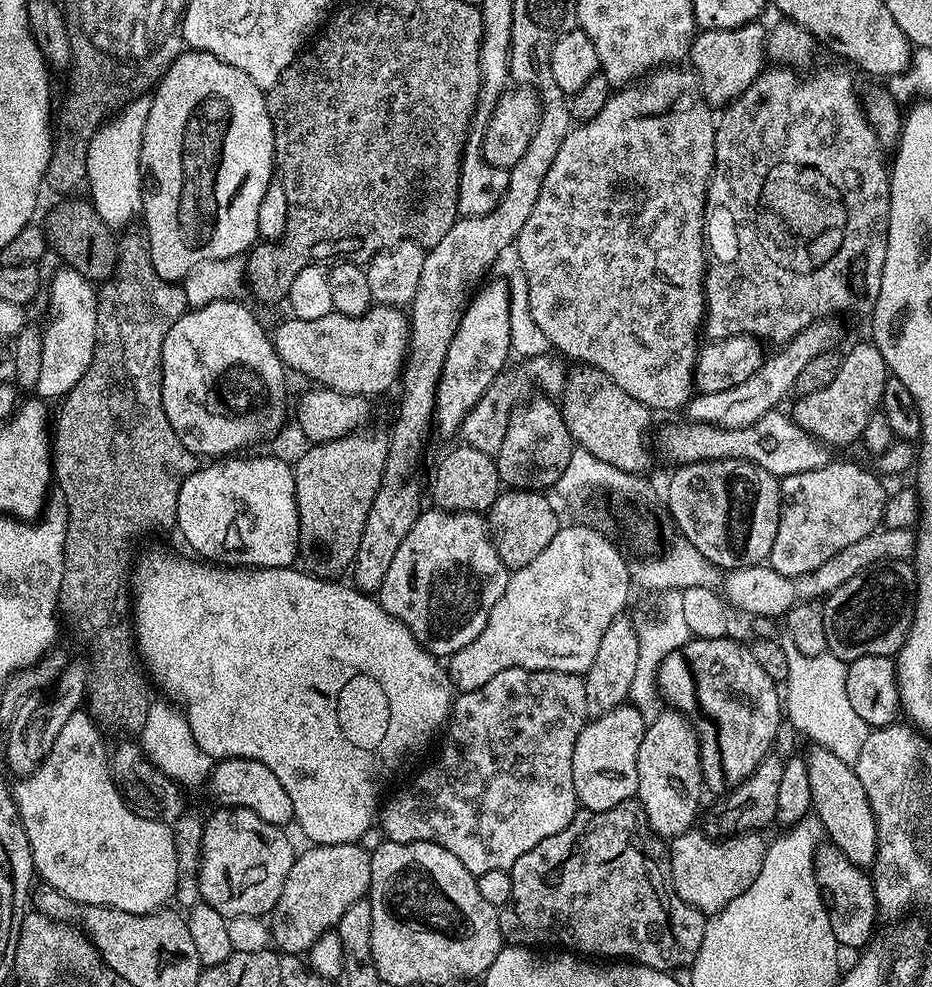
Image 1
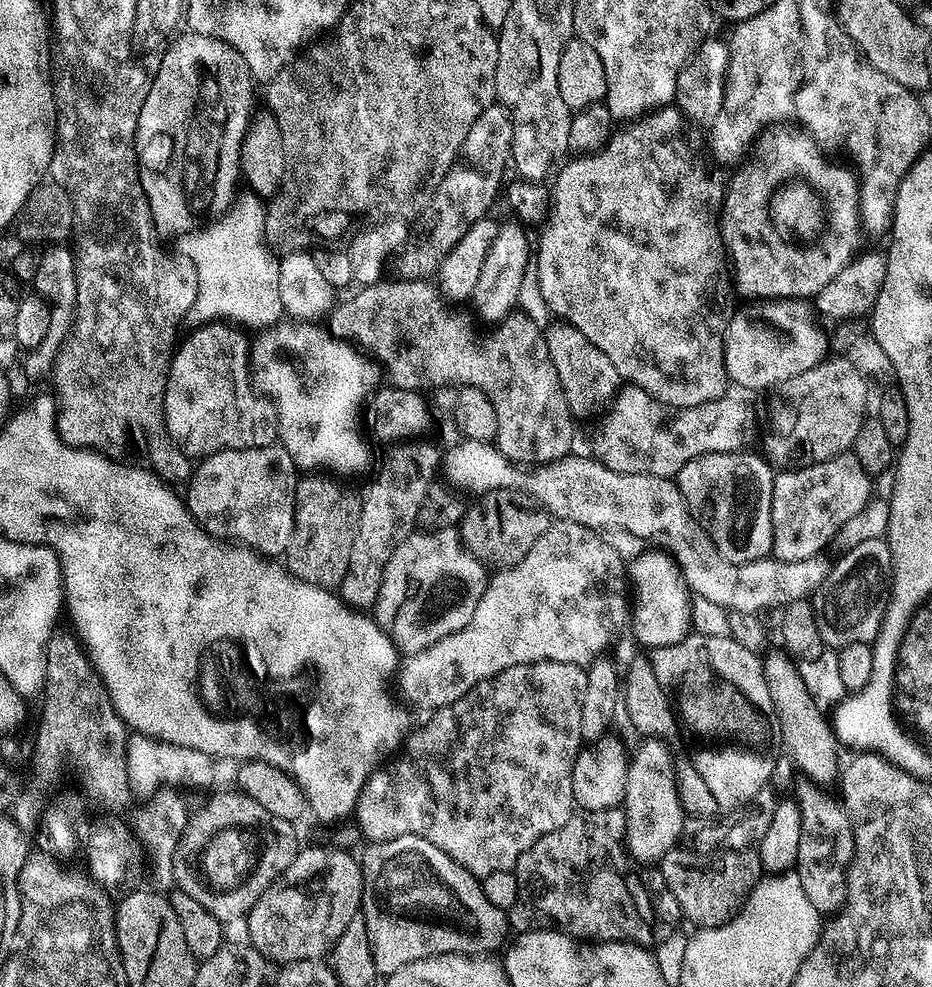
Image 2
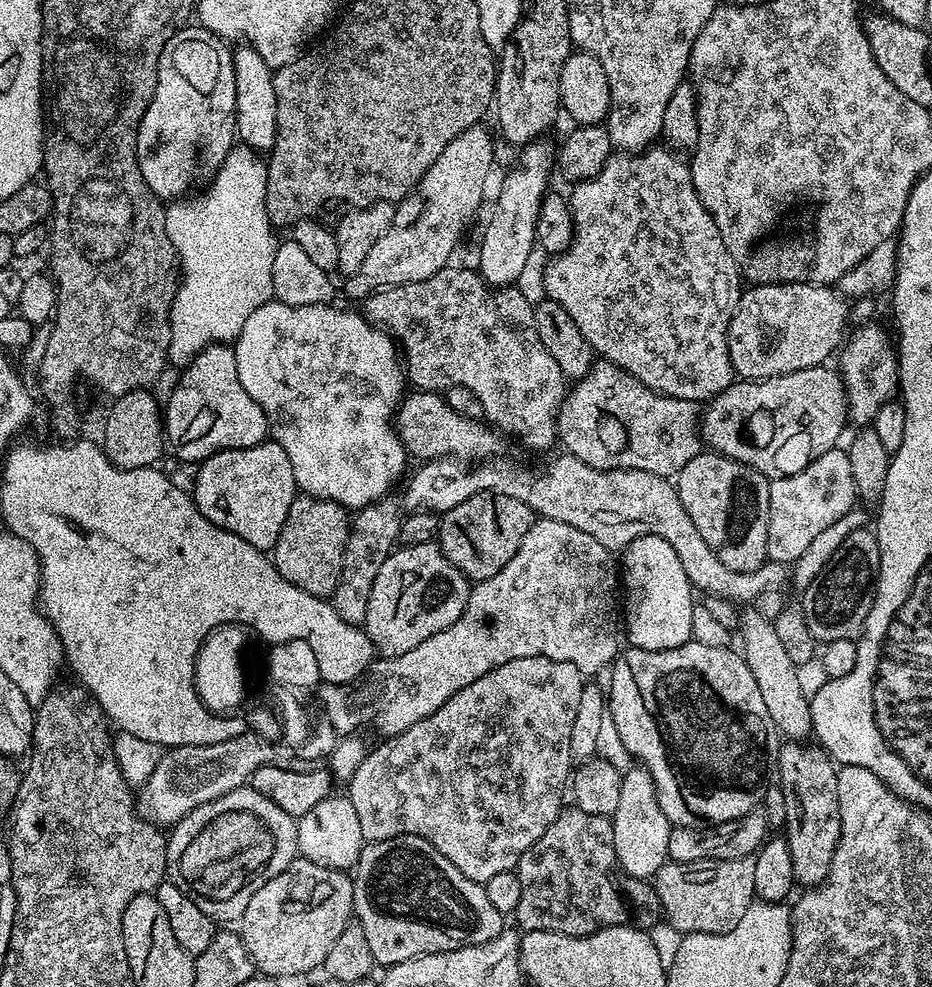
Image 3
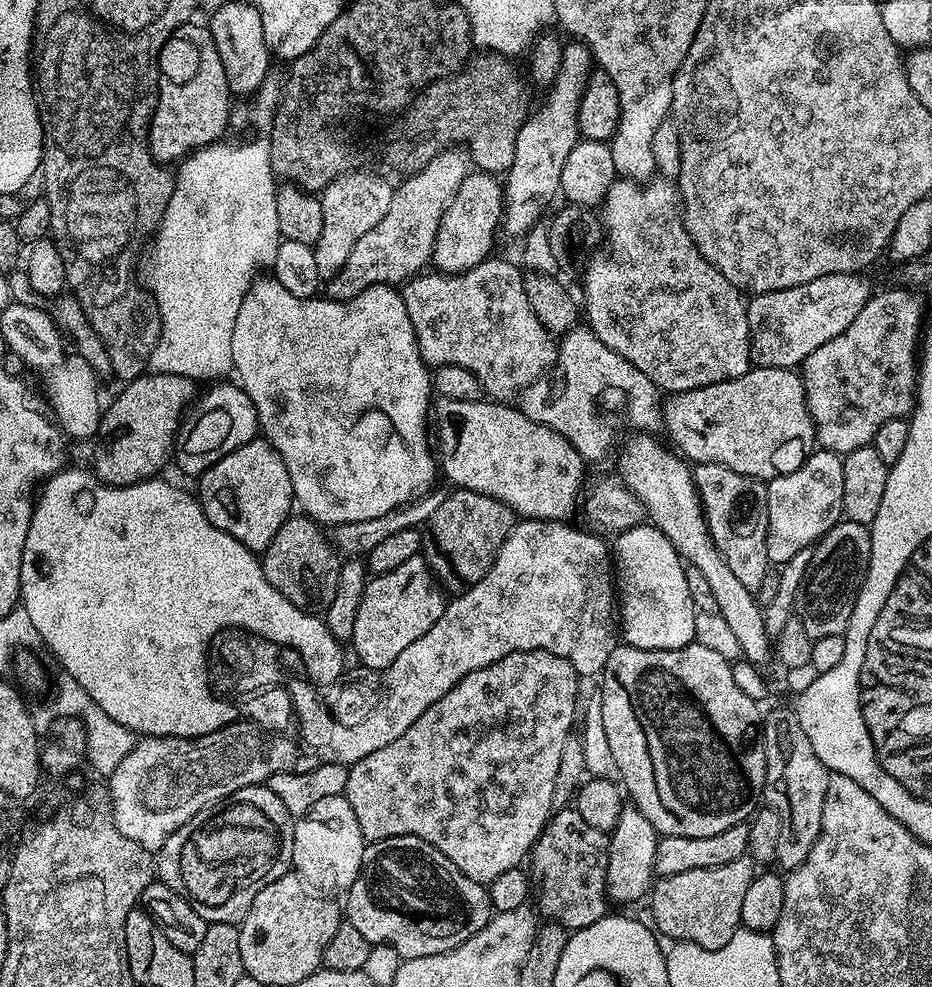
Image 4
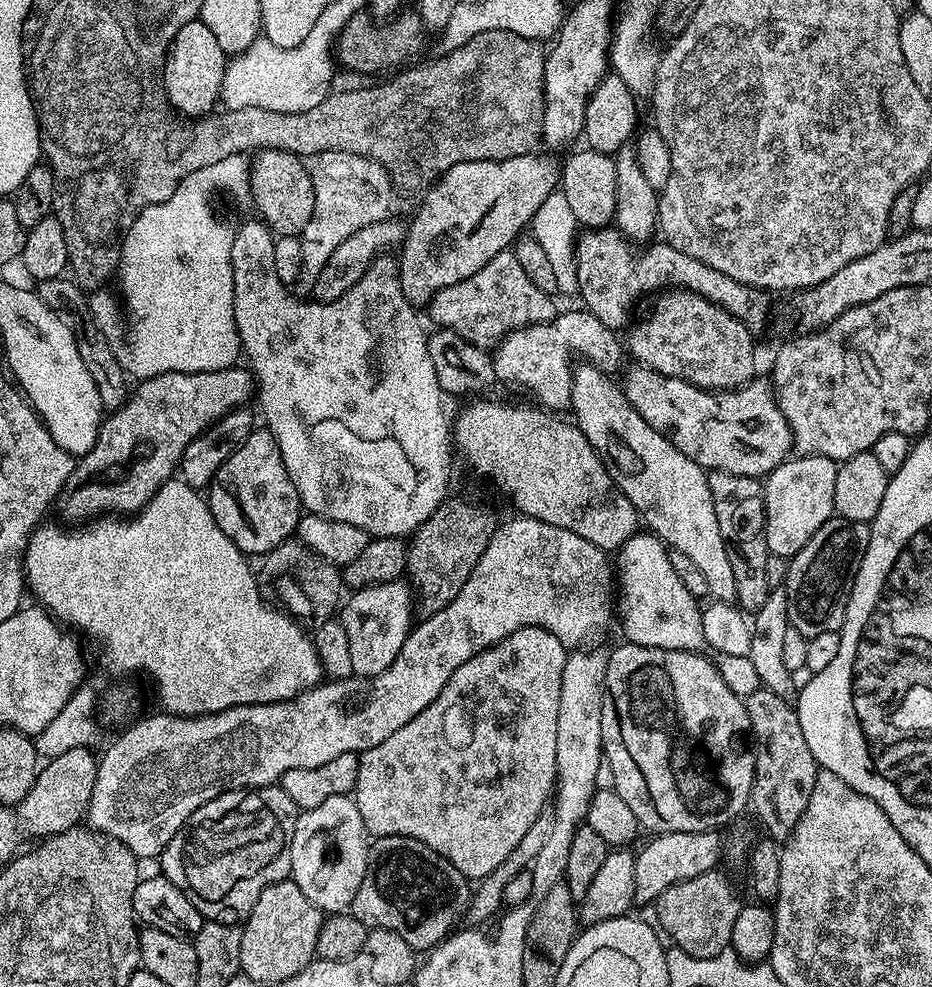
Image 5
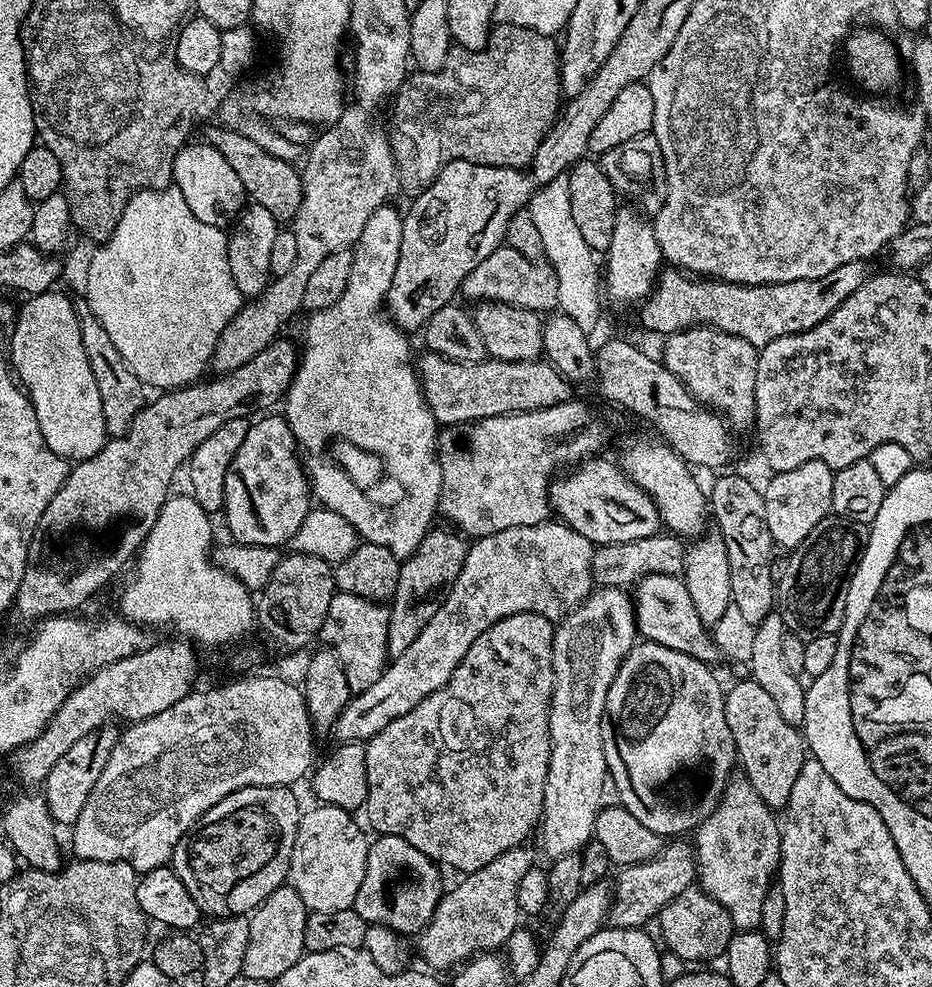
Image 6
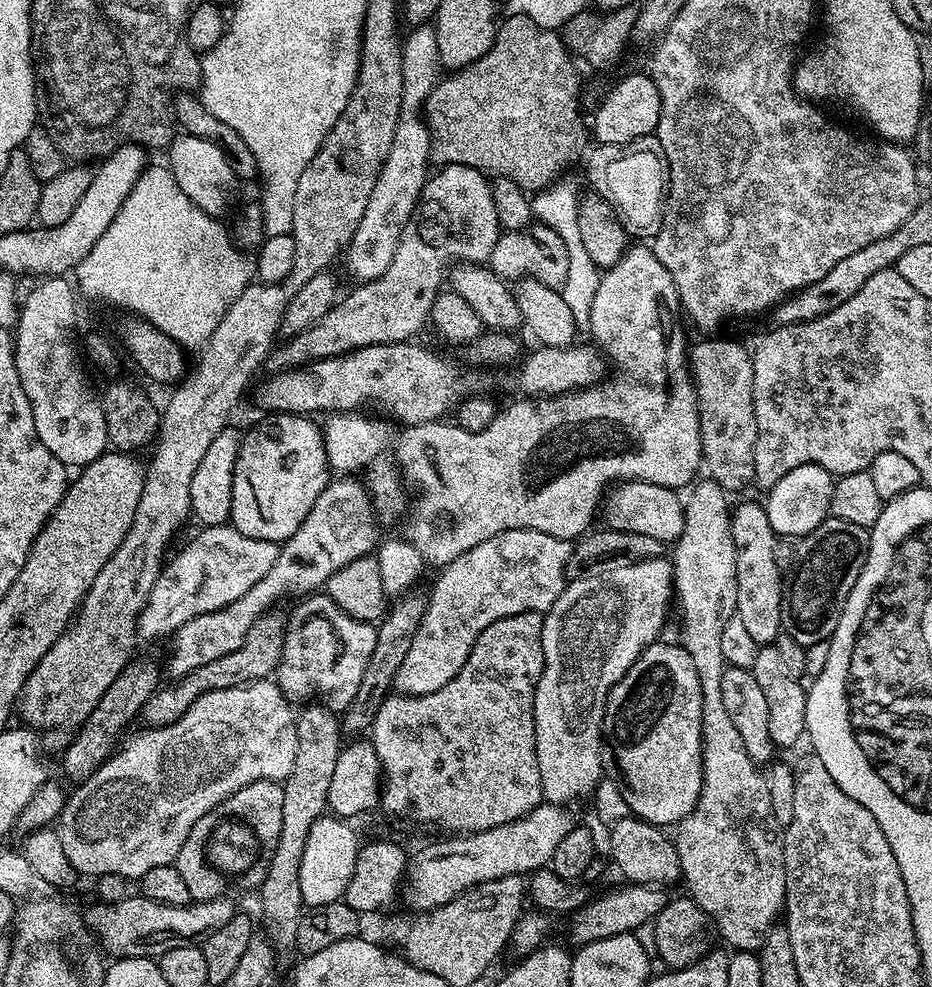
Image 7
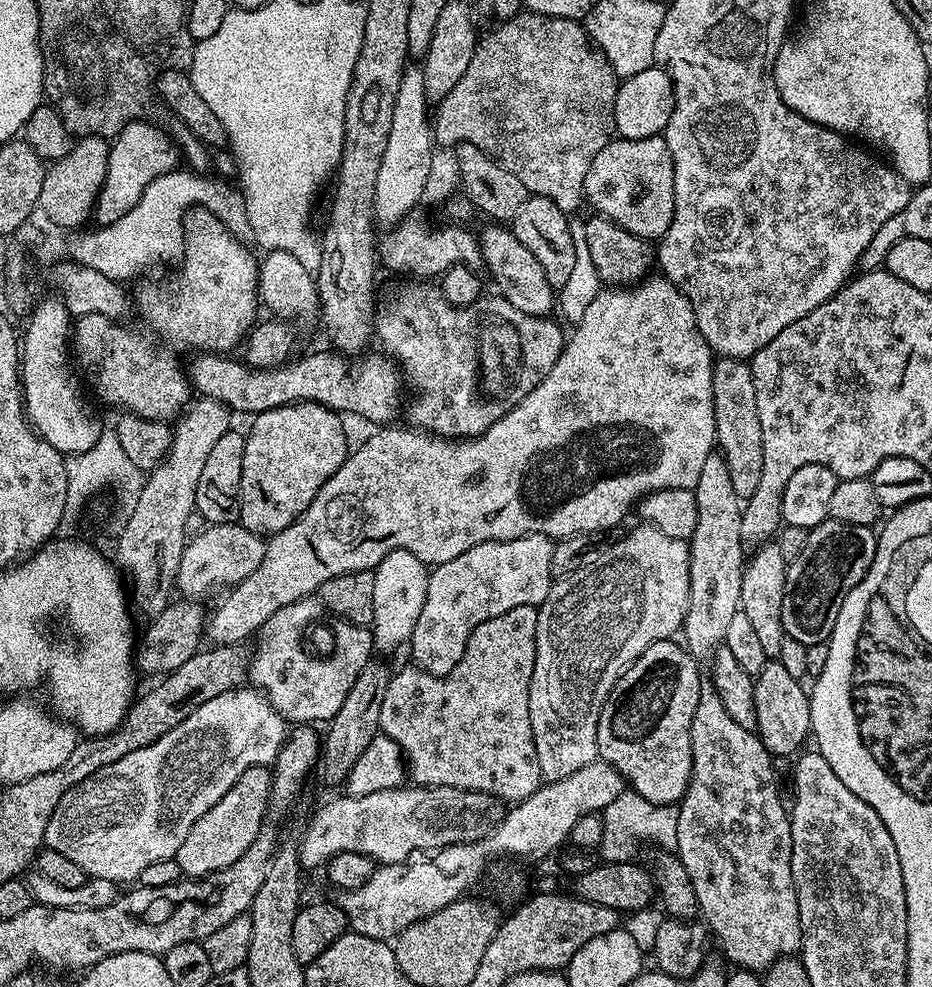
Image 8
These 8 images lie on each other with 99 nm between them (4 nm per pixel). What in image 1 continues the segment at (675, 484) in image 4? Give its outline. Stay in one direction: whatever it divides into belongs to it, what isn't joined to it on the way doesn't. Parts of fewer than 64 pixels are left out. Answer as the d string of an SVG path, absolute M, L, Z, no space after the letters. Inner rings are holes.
M819 746L809 747L809 752L806 752L806 759L808 761L808 773L810 774L810 794L812 795L812 812L815 819L819 820L820 827L823 835L835 845L836 848L842 850L846 854L846 858L850 858L850 862L856 868L862 868L865 870L871 869L872 863L876 861L876 847L878 846L878 826L876 825L876 819L874 818L874 810L870 806L870 802L866 798L866 790L862 790L862 782L858 782L858 774L855 767L846 762L842 762L842 758L838 758L832 753L829 748L822 748Z

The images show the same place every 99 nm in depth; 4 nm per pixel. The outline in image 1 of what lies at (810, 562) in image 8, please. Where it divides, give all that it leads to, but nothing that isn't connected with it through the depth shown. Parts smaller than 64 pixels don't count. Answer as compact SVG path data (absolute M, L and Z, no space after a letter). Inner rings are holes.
M911 567L863 568L854 578L846 578L838 590L823 601L828 651L849 662L866 655L895 657L904 644L916 609L916 582Z

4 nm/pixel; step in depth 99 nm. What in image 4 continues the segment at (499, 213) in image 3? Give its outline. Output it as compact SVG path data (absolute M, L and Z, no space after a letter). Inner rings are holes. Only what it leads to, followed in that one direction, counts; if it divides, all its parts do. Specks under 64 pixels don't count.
M580 42L564 44L562 62L552 84L547 85L544 101L536 113L525 119L518 130L518 142L514 142L514 162L508 167L504 189L503 235L527 237L537 227L540 215L548 208L548 203L557 198L562 182L562 166L570 155L570 150L582 139L578 126L578 106L588 75L594 70L591 52Z

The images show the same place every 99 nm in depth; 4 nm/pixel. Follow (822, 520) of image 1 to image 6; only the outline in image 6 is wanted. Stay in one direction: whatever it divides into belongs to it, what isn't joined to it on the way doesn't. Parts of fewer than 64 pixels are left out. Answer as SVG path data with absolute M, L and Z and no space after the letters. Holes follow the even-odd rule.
M802 462L802 466L794 466L794 470L777 472L771 477L768 485L763 485L764 505L766 506L766 526L770 526L773 545L784 550L797 548L832 512L832 495L834 494L834 469L826 466L826 462Z

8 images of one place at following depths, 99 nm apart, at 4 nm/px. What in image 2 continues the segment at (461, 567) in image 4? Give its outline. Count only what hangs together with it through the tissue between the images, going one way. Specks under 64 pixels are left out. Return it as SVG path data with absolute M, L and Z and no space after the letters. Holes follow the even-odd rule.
M503 488L490 490L479 497L477 504L469 503L464 513L464 519L458 525L464 547L480 559L485 566L499 570L509 568L530 551L530 546L546 534L550 523L550 513L527 492L519 488Z

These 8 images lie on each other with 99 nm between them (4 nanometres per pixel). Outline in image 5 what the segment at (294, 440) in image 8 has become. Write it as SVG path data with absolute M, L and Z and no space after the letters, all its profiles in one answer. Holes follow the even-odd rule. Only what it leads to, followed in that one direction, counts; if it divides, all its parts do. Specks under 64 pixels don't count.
M264 426L252 431L236 452L222 462L206 489L206 499L222 534L226 534L240 552L252 558L273 552L300 525L300 495L282 462L278 442Z

